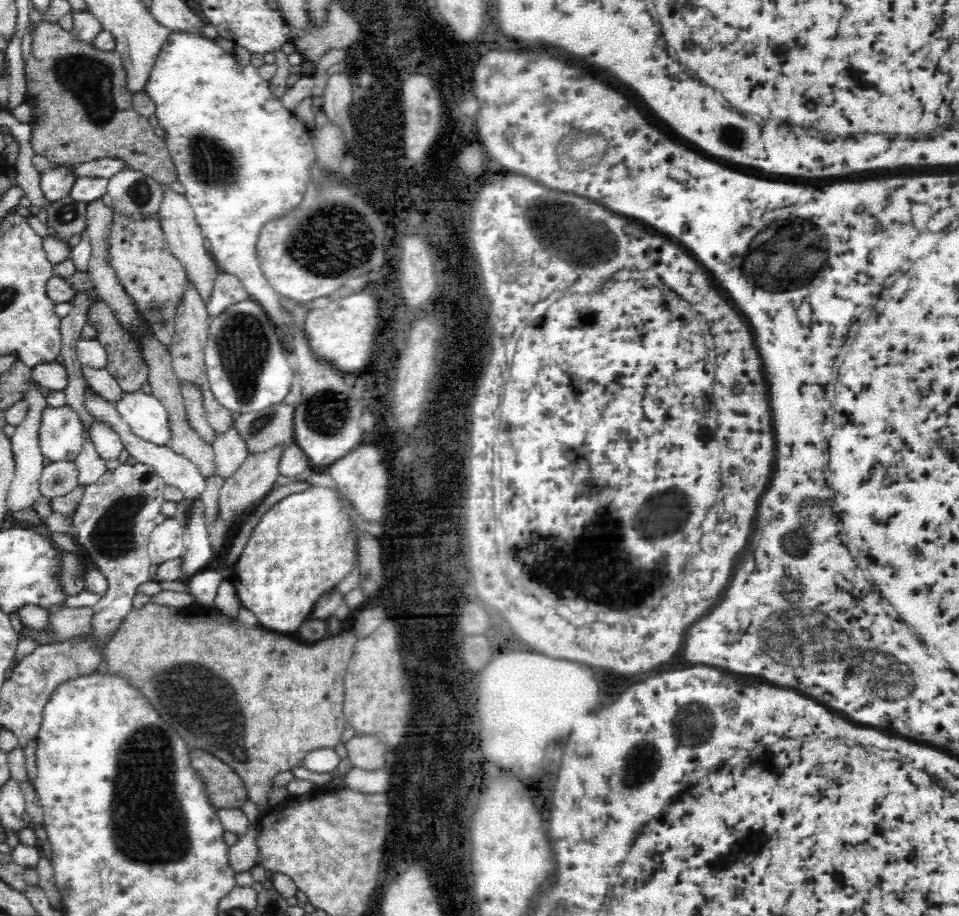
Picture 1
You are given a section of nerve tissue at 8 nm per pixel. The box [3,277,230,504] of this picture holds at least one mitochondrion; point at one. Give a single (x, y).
(158, 309)

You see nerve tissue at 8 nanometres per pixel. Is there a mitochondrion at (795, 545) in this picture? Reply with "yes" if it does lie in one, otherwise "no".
yes

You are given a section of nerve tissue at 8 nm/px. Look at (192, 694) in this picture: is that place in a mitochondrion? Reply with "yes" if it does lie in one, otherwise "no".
yes

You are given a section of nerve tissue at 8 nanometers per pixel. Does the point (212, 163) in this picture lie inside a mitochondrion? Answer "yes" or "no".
yes

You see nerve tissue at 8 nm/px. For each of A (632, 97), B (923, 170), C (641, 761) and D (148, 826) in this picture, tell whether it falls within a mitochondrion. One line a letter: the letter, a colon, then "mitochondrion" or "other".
A: other
B: other
C: mitochondrion
D: mitochondrion

